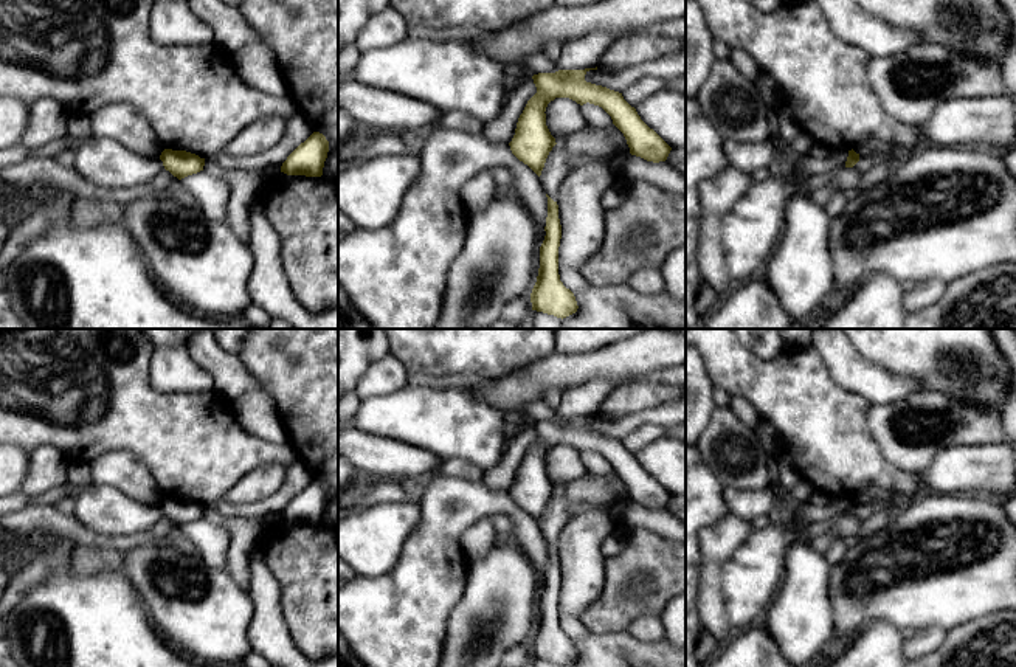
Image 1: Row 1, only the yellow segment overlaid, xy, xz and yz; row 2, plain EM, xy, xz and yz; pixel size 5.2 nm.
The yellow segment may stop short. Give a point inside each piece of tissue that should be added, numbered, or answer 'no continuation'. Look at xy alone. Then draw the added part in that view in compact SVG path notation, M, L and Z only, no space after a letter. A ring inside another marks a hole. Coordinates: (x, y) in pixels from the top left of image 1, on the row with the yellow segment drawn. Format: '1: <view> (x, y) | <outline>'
no continuation

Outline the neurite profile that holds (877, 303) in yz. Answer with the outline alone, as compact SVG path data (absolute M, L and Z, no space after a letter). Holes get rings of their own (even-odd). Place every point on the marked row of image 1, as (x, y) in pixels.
M876 271L850 292L848 301L833 315L822 316L822 329L904 329L906 287Z

